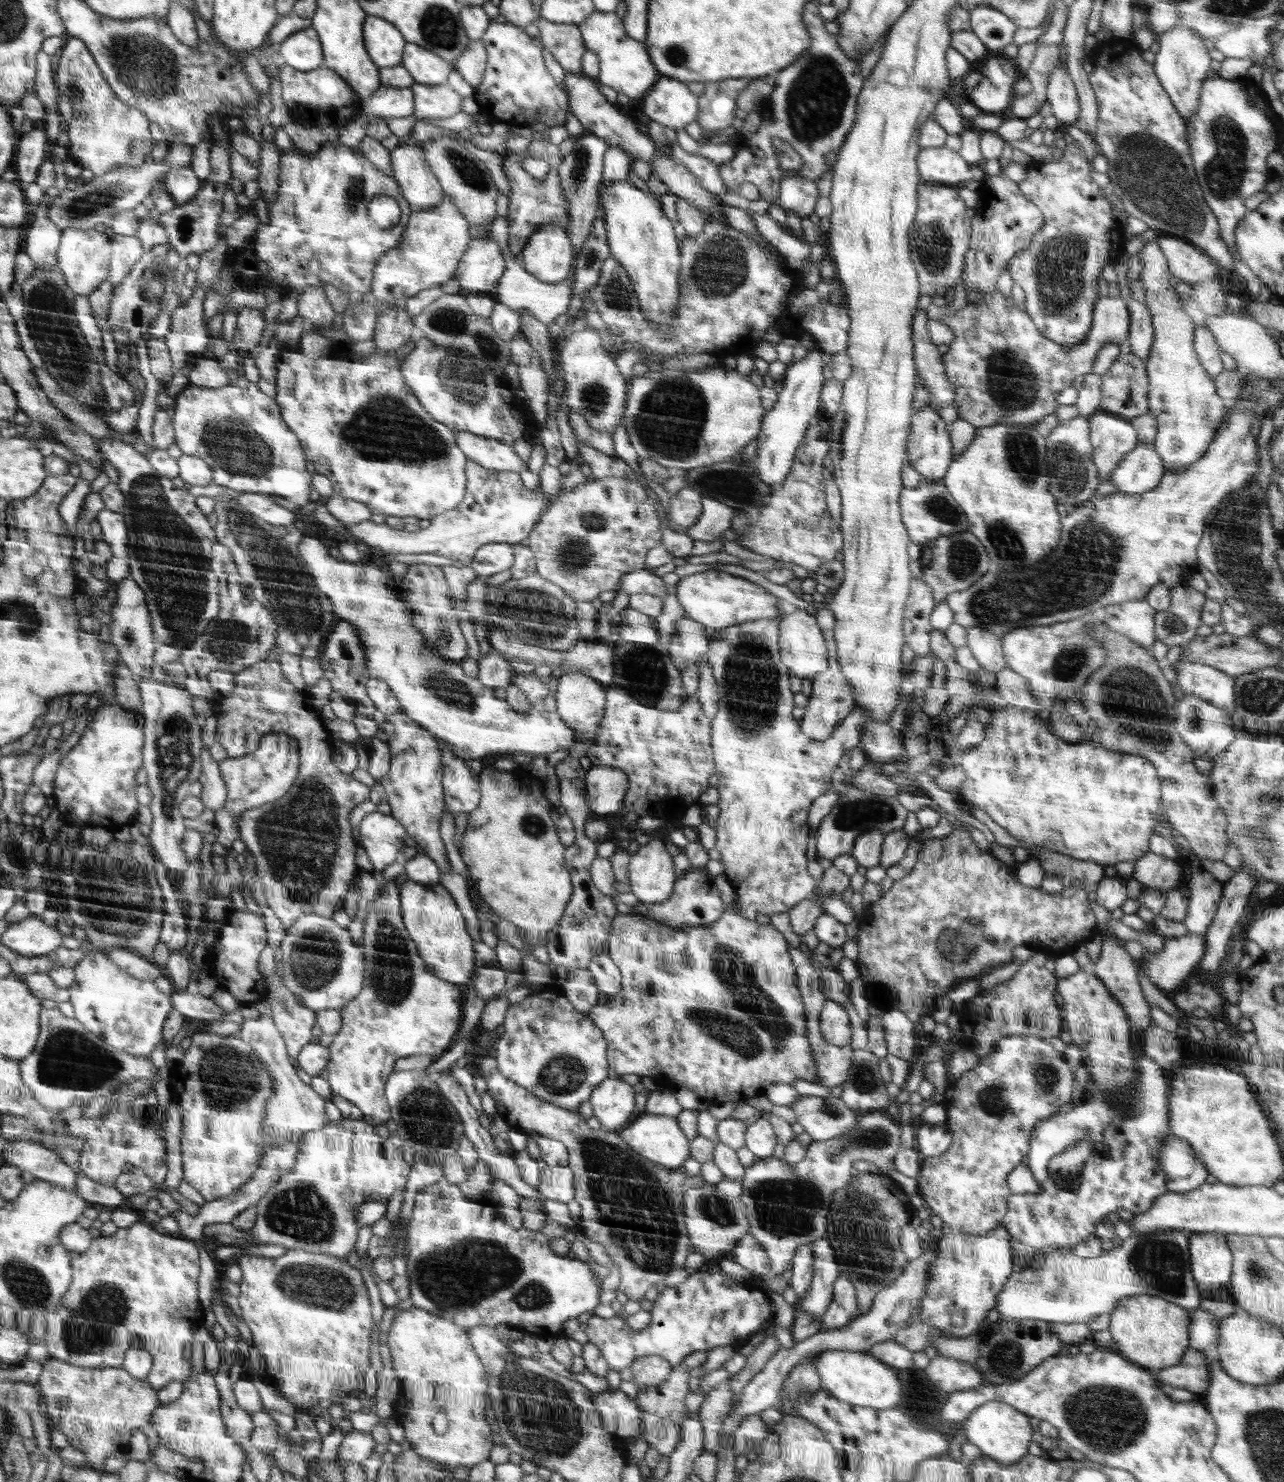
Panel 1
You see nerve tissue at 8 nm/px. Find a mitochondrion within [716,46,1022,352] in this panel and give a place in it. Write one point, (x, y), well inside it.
(815, 103)

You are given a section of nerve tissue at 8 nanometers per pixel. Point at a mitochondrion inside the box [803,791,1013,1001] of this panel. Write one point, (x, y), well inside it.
(960, 944)

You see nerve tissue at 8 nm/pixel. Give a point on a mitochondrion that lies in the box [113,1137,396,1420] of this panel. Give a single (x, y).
(301, 1212)

